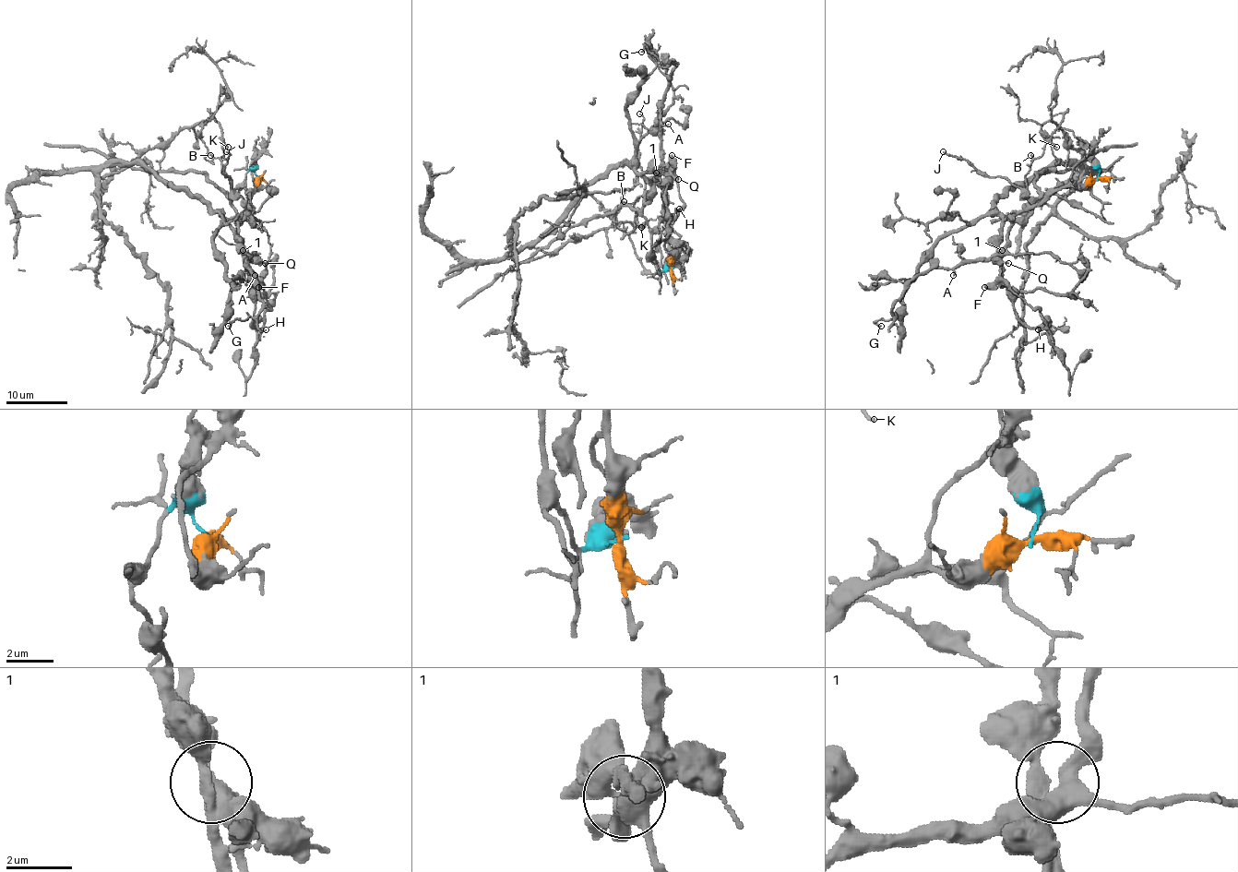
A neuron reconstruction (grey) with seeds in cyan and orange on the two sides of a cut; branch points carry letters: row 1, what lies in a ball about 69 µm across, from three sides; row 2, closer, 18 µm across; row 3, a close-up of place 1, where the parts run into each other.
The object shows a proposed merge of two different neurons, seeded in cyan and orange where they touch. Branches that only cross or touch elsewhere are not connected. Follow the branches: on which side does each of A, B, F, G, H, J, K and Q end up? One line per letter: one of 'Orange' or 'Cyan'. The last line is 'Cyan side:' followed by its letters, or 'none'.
A: Cyan
B: Cyan
F: Cyan
G: Cyan
H: Cyan
J: Cyan
K: Cyan
Q: Cyan
Cyan side: A, B, F, G, H, J, K, Q

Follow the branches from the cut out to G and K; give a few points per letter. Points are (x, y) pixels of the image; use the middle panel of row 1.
G: (672, 268), (659, 268), (642, 211), (659, 170), (660, 101), (676, 65), (665, 66), (644, 46), (640, 51)
K: (672, 268), (659, 268), (654, 257), (642, 196), (635, 200), (640, 227)

